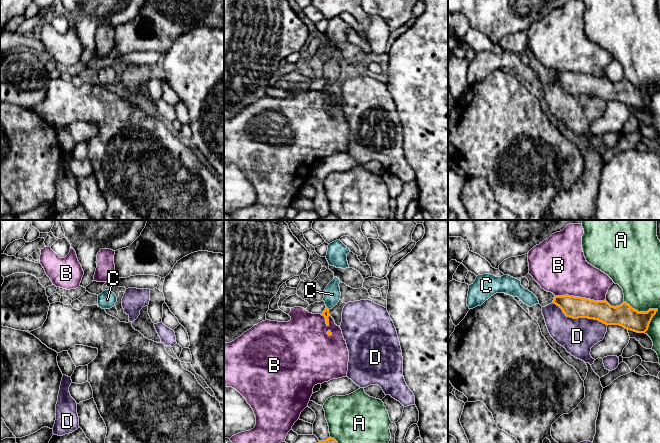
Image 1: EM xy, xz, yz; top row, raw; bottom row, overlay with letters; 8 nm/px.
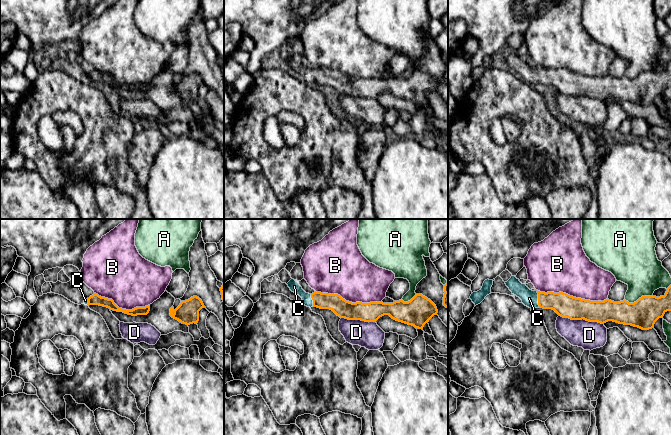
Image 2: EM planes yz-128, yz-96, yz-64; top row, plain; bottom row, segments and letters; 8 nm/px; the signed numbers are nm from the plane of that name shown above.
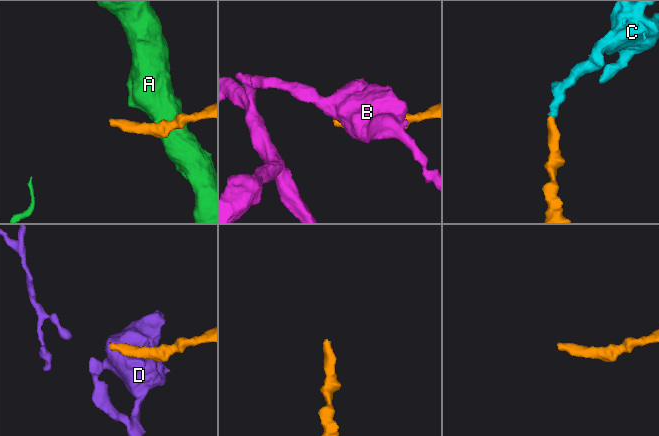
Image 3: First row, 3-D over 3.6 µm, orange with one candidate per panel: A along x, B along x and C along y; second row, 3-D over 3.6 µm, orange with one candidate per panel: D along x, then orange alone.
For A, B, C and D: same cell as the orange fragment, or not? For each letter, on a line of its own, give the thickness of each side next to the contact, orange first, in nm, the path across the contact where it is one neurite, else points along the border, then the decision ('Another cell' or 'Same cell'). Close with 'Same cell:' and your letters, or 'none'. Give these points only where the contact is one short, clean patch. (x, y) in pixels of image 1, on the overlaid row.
A: Thickness 180 nm (orange) against 320 nm. Another cell
B: Thickness 180 nm (orange) against 380 nm. Another cell
C: Thickness 50 nm (orange) against 140 nm. Path across: xz (325, 313), (327, 308), (332, 294). Same cell
D: Thickness 180 nm (orange) against 280 nm. Another cell
Same cell: C

